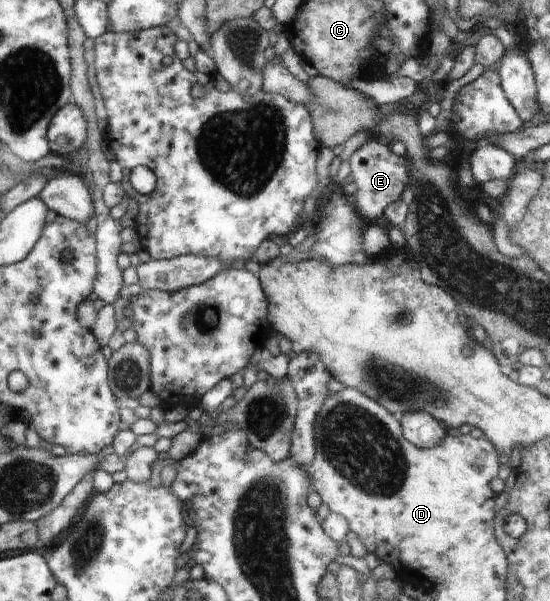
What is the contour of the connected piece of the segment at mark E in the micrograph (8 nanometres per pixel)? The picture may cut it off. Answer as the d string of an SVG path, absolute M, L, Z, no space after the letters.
M375 138L369 139L353 152L349 160L353 180L359 188L359 192L353 194L351 200L357 206L359 214L363 214L371 223L381 220L385 208L391 202L401 199L401 194L409 184L410 168L407 158L393 153L389 147Z

